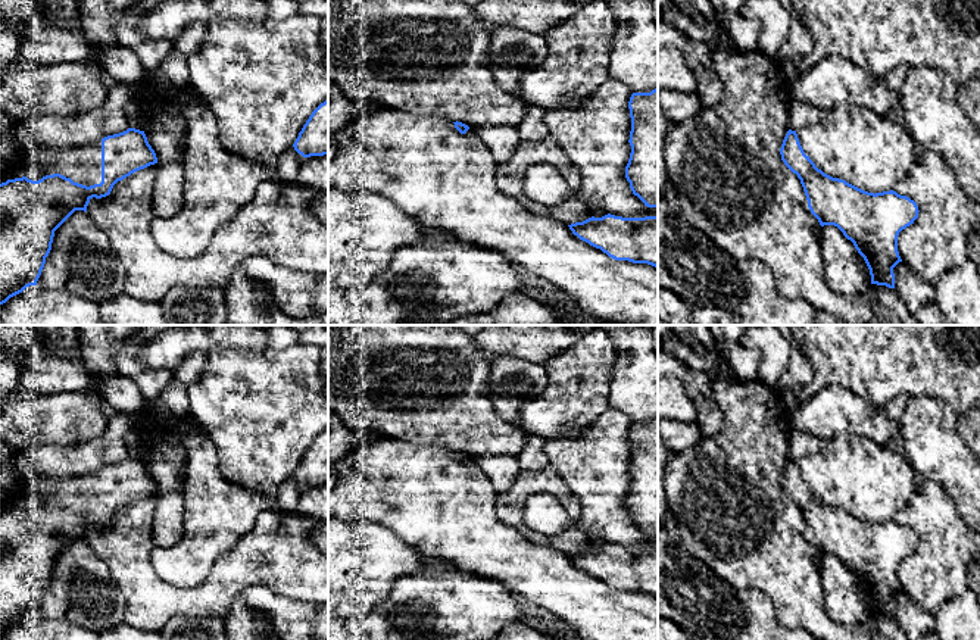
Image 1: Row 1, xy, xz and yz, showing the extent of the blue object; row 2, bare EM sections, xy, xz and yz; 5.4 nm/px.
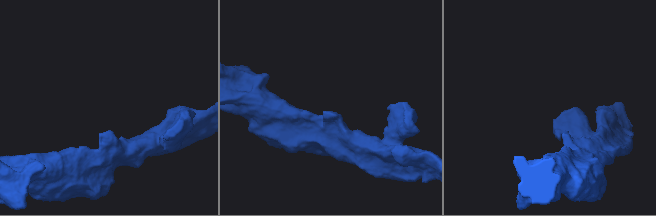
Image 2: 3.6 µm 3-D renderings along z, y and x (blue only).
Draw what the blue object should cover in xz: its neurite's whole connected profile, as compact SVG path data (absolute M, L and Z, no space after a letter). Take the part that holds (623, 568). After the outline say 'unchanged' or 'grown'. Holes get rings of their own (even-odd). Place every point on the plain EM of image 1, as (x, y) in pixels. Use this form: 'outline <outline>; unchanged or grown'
outline M605 544L568 555L574 565L615 590L658 597L658 546Z; unchanged

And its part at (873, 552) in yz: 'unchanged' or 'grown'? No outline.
unchanged

